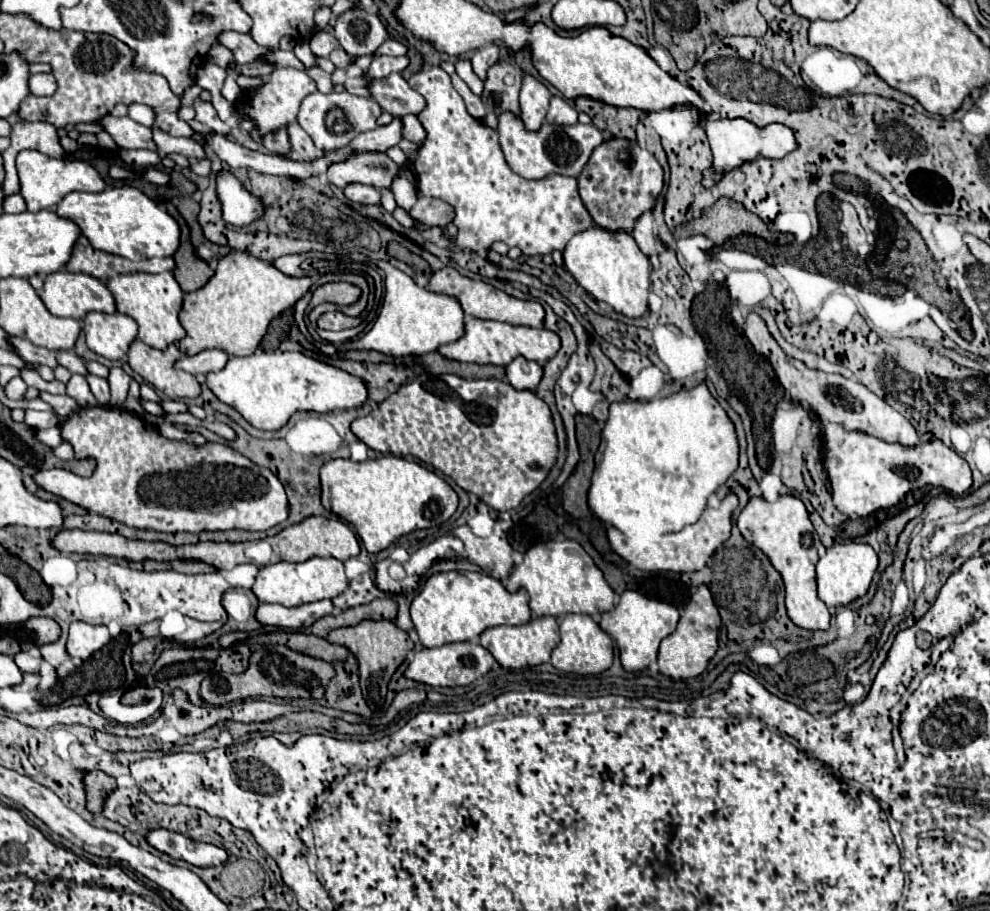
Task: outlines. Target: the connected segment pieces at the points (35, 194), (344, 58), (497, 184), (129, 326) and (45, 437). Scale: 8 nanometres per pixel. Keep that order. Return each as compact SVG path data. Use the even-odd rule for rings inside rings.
M23 150L17 156L17 172L21 180L21 196L27 202L29 212L39 212L45 208L55 208L69 192L101 192L105 190L105 182L99 172L79 160L55 160L35 150Z
M337 48L337 50L331 52L329 60L331 60L337 68L345 68L345 66L349 66L349 64L355 62L355 56L347 56L347 52L343 52L343 48Z
M439 66L431 70L419 70L409 78L409 84L427 102L425 108L417 114L427 136L417 150L415 160L411 160L415 174L419 174L417 194L441 198L453 206L455 210L453 224L457 226L455 242L459 248L479 252L479 250L489 250L493 242L501 240L507 246L517 246L527 256L543 256L543 254L551 254L553 250L563 250L571 236L593 226L591 214L581 202L581 196L577 190L577 178L551 174L543 180L525 180L517 176L503 158L497 132L489 128L483 120L475 120L467 112L463 98L455 92L451 78L445 70L441 70Z
M91 312L85 316L87 346L109 360L121 360L127 356L131 342L137 338L137 322L125 314L101 314Z
M59 426L47 428L47 430L39 430L39 432L37 432L37 438L39 438L43 444L51 446L51 448L55 448L55 446L59 446L59 444L63 442L61 432L59 432Z

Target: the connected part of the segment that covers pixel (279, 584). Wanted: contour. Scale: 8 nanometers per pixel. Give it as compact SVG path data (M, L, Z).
M313 556L311 560L305 560L299 564L277 562L277 564L259 568L253 592L257 594L259 602L277 602L283 606L299 606L299 604L307 604L307 602L335 598L345 588L347 588L347 576L343 570L343 562L337 558Z

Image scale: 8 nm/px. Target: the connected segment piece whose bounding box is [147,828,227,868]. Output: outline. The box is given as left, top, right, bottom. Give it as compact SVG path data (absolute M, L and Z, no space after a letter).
M163 828L151 830L147 834L147 840L155 850L165 852L175 860L185 860L199 868L223 866L227 862L227 852L223 848L213 844L199 844L187 836L179 836L177 832L167 832Z

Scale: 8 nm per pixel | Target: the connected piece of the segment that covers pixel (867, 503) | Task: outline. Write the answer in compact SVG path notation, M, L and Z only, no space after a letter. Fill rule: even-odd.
M825 424L825 470L831 482L833 504L847 516L869 516L875 510L899 504L909 490L925 484L941 486L955 496L971 488L969 464L941 440L907 448L903 444L887 444L865 432L847 432L841 424Z

